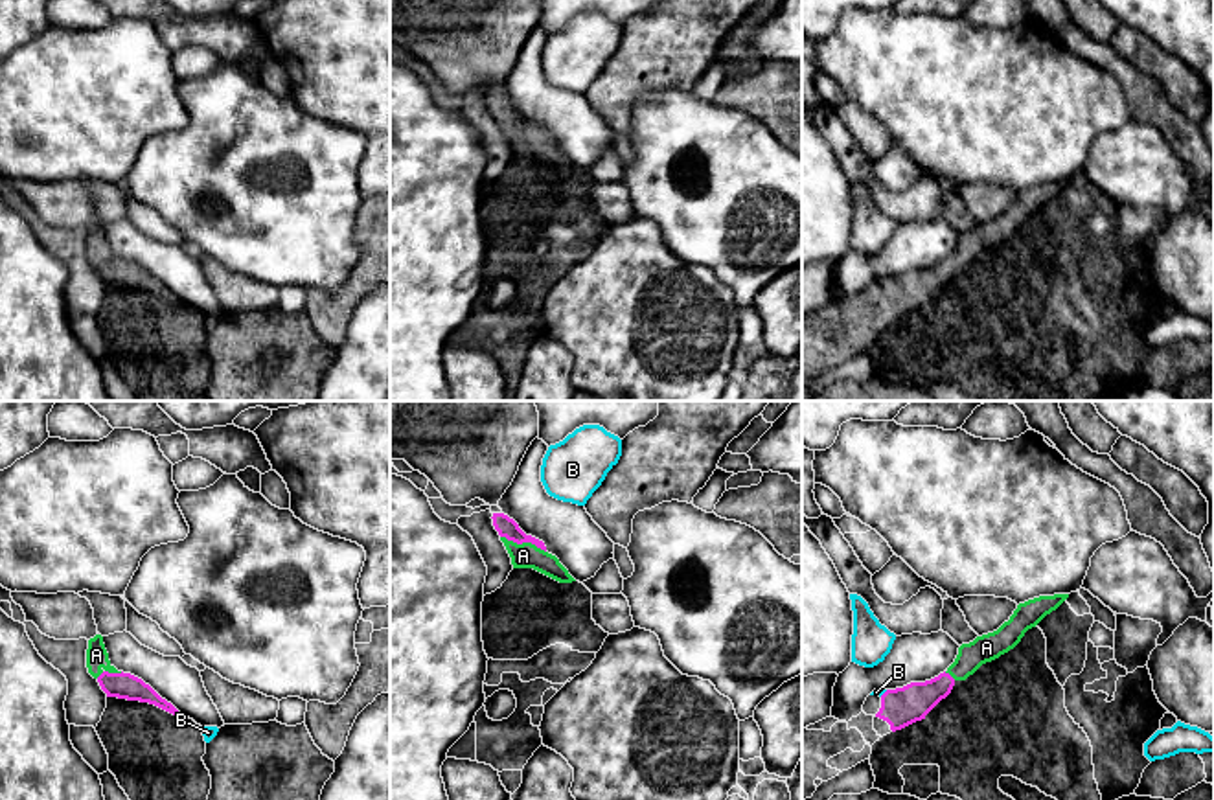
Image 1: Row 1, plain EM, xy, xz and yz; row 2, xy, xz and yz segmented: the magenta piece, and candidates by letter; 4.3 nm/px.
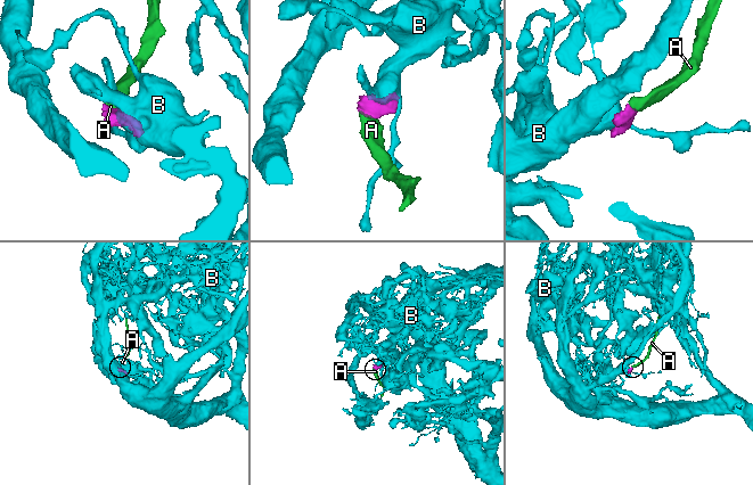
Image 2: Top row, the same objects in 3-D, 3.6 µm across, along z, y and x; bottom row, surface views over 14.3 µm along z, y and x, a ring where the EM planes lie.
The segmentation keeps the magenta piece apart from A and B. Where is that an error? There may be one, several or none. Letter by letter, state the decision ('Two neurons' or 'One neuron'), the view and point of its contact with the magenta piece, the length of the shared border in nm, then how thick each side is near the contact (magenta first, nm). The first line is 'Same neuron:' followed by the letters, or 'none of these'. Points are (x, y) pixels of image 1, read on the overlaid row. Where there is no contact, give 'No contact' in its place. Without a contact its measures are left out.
Same neuron: A
A: One neuron. Touches magenta at xz (523, 541). Shared border 220 nm. Thickness 90 nm (magenta) against 110 nm
B: Two neurons. Touches magenta at yz (885, 692). Shared border 50 nm. Thickness 170 nm (magenta) against 30 nm

